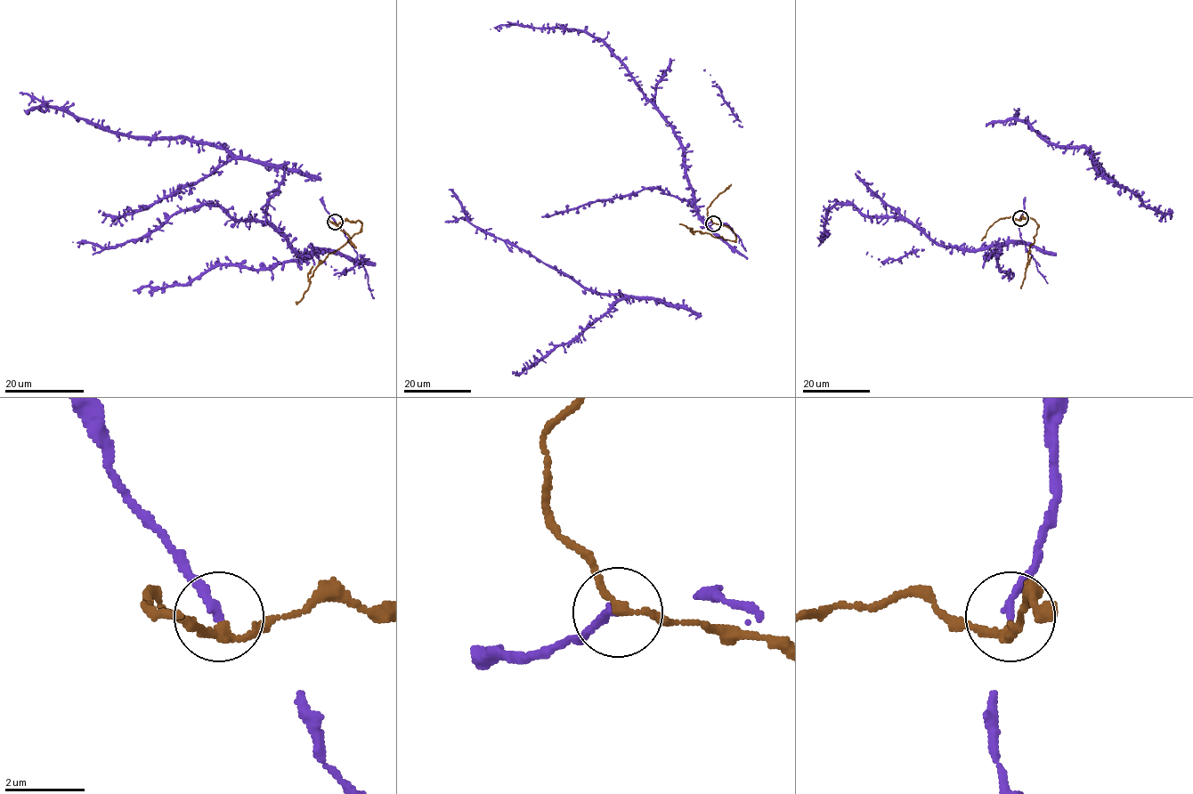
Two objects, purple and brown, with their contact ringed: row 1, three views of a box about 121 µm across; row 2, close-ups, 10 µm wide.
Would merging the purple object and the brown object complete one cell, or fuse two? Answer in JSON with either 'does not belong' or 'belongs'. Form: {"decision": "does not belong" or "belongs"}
{"decision": "does not belong"}

